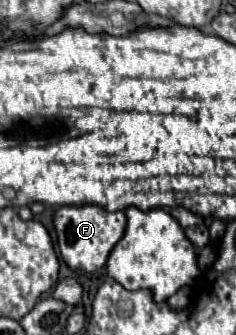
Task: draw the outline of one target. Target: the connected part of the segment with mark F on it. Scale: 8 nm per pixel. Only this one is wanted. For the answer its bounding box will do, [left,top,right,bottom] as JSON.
[54,205,126,273]

